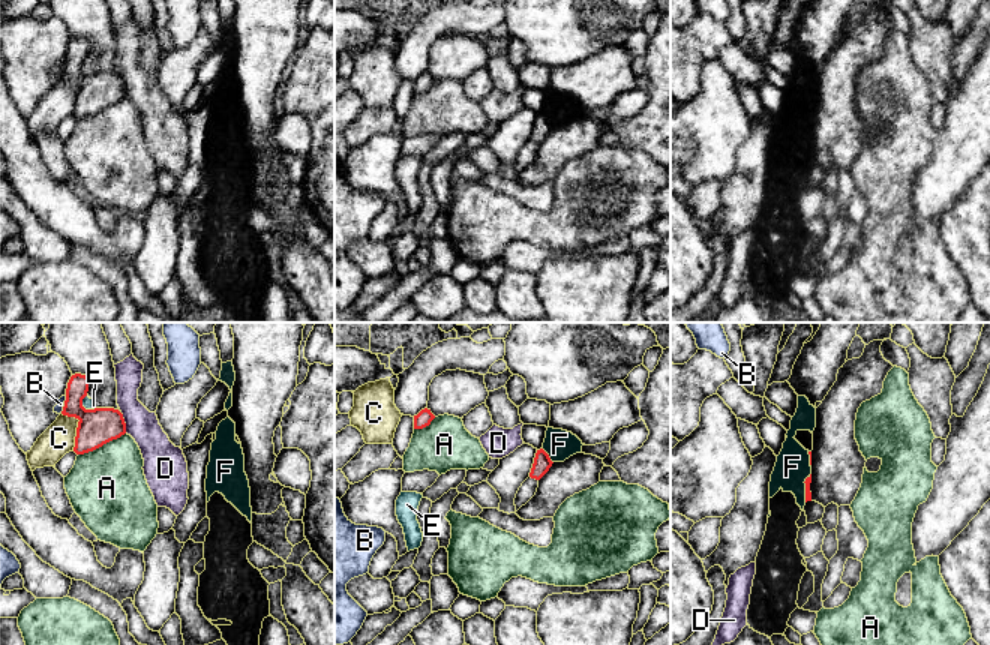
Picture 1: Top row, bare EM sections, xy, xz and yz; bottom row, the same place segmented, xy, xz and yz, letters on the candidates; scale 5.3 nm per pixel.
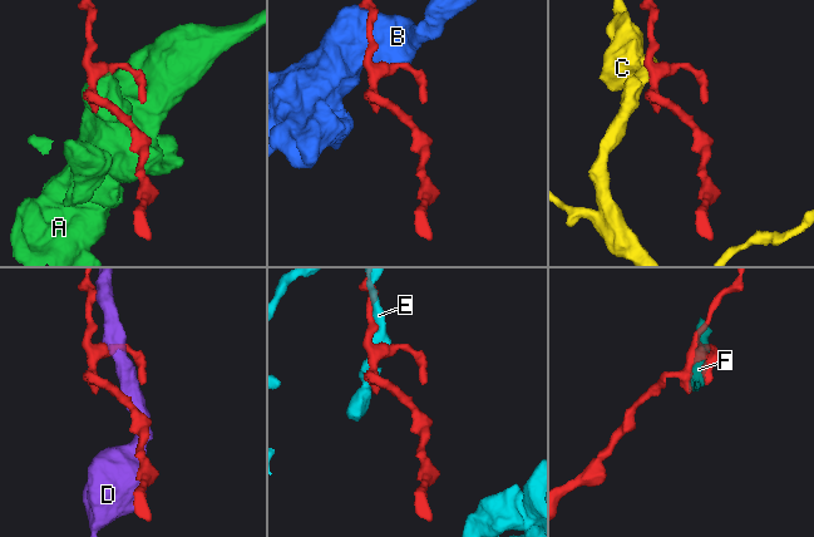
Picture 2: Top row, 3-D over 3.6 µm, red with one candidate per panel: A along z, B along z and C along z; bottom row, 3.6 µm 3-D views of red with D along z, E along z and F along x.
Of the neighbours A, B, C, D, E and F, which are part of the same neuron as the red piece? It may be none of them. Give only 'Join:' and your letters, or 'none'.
Join: none

